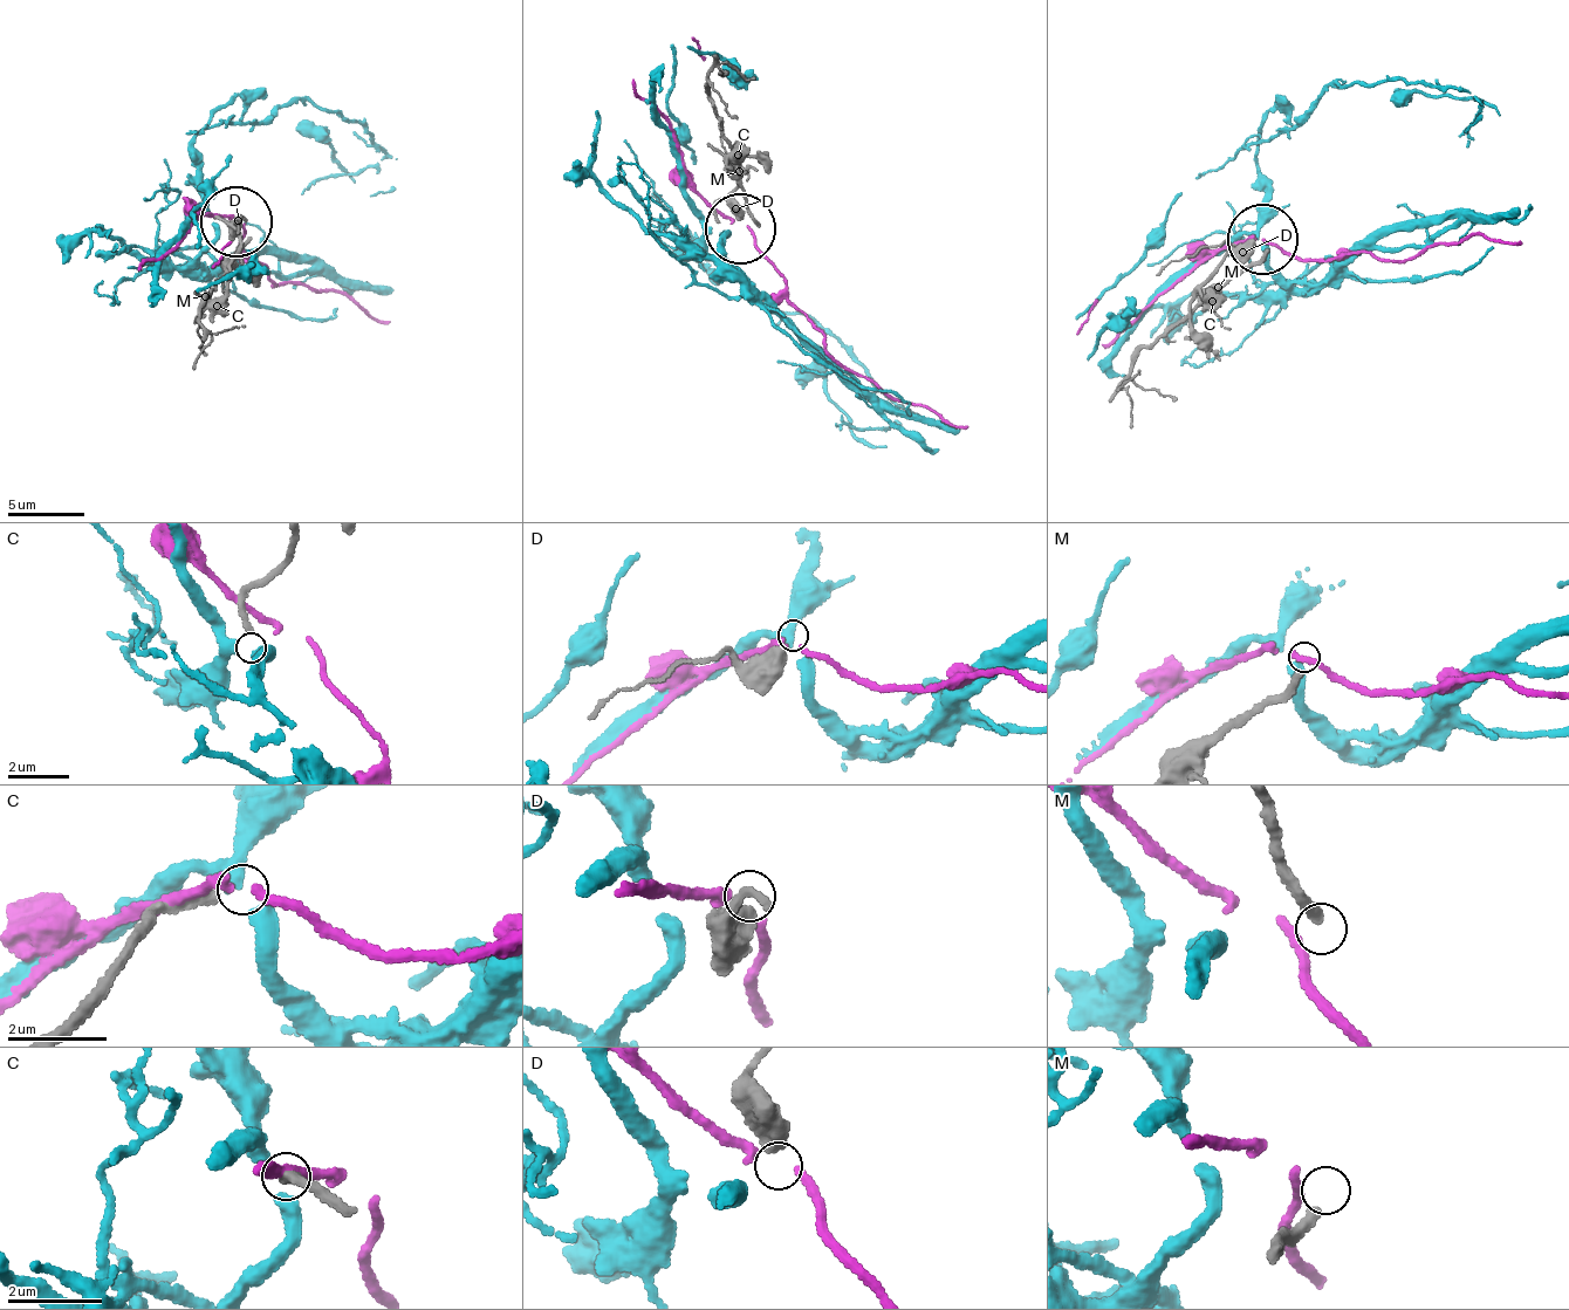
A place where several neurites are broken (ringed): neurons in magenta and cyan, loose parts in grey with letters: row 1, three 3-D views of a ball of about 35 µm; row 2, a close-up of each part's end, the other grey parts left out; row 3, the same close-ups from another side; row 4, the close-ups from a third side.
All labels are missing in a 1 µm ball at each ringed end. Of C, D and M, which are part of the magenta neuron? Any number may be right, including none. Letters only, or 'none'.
none

